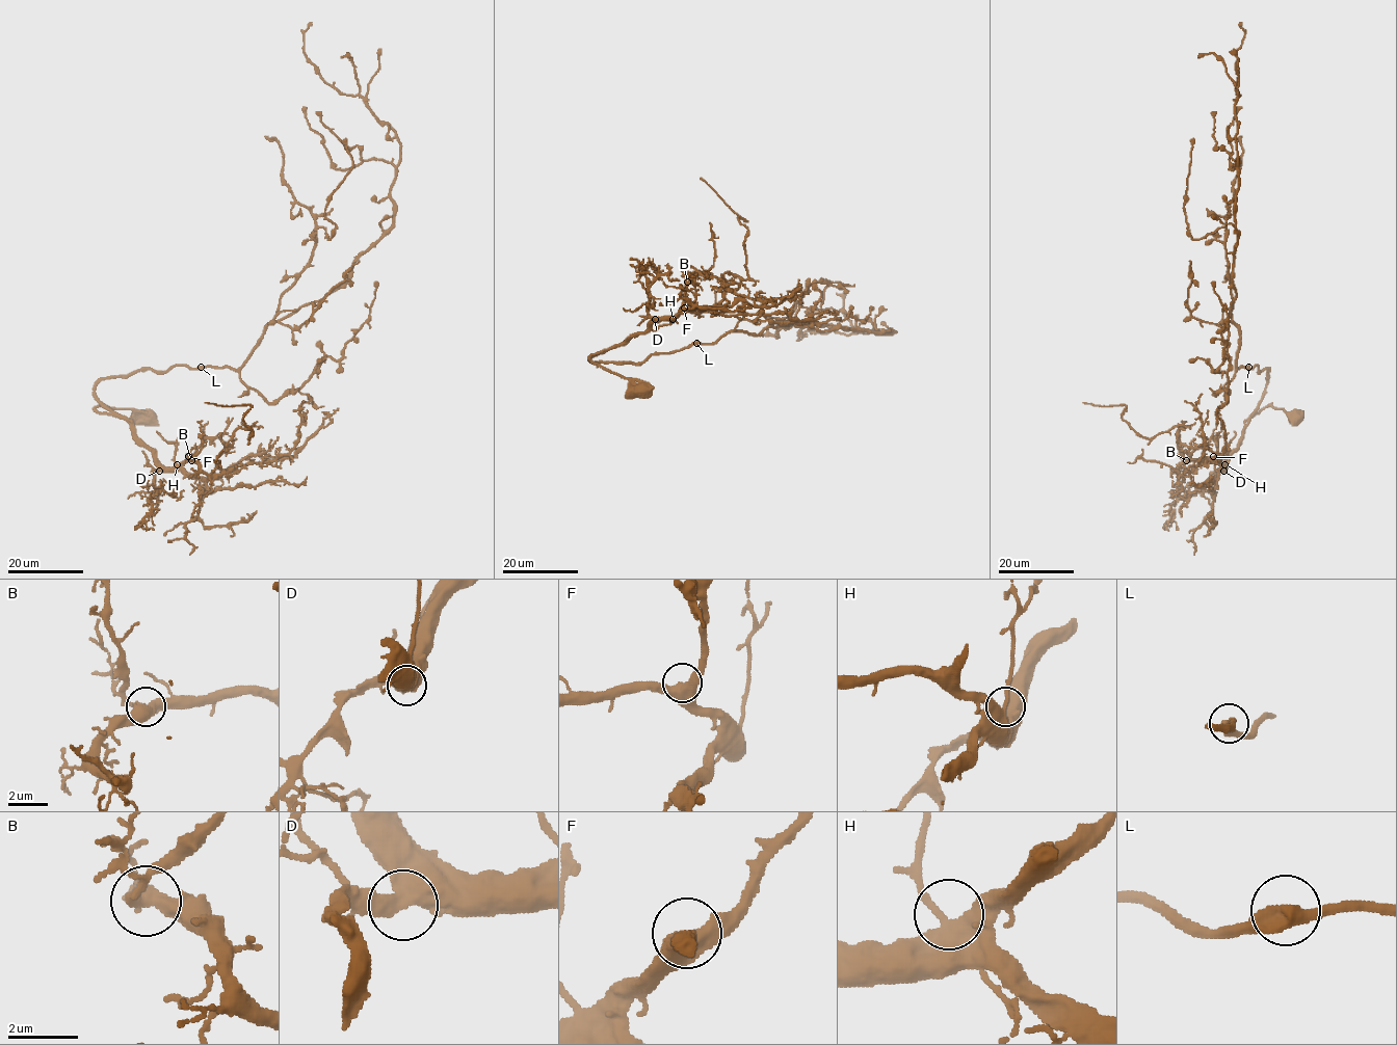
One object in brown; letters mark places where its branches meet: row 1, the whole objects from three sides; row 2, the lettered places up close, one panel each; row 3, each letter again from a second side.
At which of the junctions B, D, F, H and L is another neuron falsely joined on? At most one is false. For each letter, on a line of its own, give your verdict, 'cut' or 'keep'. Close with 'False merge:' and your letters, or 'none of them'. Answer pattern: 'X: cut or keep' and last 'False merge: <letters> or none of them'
B: keep
D: keep
F: keep
H: keep
L: keep
False merge: none of them

